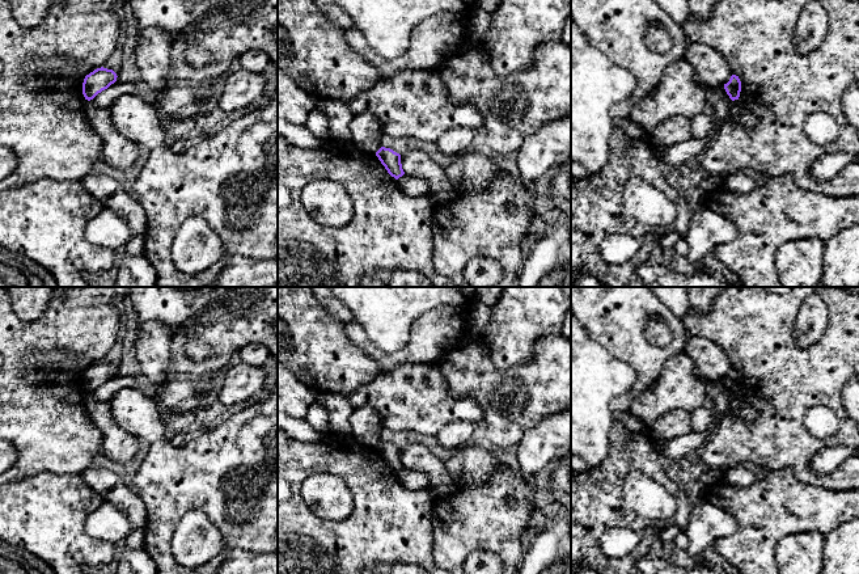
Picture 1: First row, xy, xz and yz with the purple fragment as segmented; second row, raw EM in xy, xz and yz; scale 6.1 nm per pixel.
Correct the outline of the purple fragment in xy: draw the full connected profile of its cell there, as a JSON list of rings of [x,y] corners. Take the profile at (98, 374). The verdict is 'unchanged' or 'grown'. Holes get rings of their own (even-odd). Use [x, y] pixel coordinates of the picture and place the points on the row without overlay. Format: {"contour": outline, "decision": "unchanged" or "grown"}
{"contour": [[[97,362],[85,370],[82,376],[82,388],[85,393],[93,393],[98,387],[107,383],[117,375],[117,367],[113,363]]], "decision": "unchanged"}

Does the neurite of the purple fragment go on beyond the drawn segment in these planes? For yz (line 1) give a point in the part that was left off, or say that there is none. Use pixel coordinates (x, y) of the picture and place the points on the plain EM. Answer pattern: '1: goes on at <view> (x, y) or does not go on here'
1: does not go on here

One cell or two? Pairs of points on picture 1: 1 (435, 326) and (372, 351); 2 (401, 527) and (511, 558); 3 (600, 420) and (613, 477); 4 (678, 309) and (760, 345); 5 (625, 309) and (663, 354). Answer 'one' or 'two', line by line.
1: one
2: two
3: two
4: two
5: one

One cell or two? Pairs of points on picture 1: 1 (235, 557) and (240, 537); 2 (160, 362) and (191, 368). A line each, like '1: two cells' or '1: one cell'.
1: two cells
2: two cells

